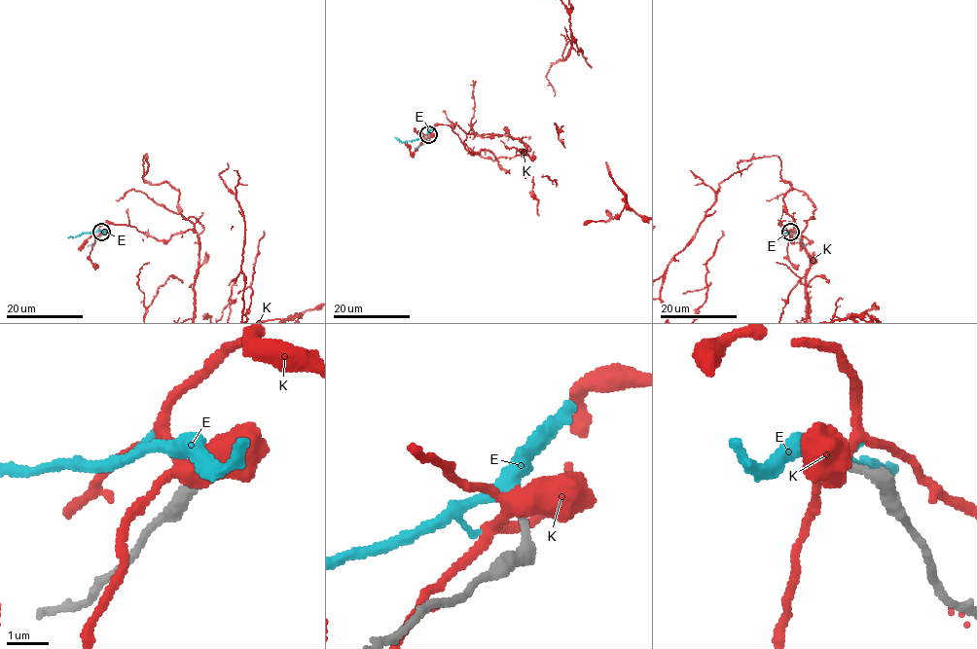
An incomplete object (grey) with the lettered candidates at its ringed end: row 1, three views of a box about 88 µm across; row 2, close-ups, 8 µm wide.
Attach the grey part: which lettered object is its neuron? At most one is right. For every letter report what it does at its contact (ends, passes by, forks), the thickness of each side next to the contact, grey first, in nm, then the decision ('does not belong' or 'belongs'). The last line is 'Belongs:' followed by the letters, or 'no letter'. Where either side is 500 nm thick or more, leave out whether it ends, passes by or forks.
E: it passes by | 160/400 nm | does not belong
K: it forks | 200/400 nm | does not belong
Belongs: no letter

